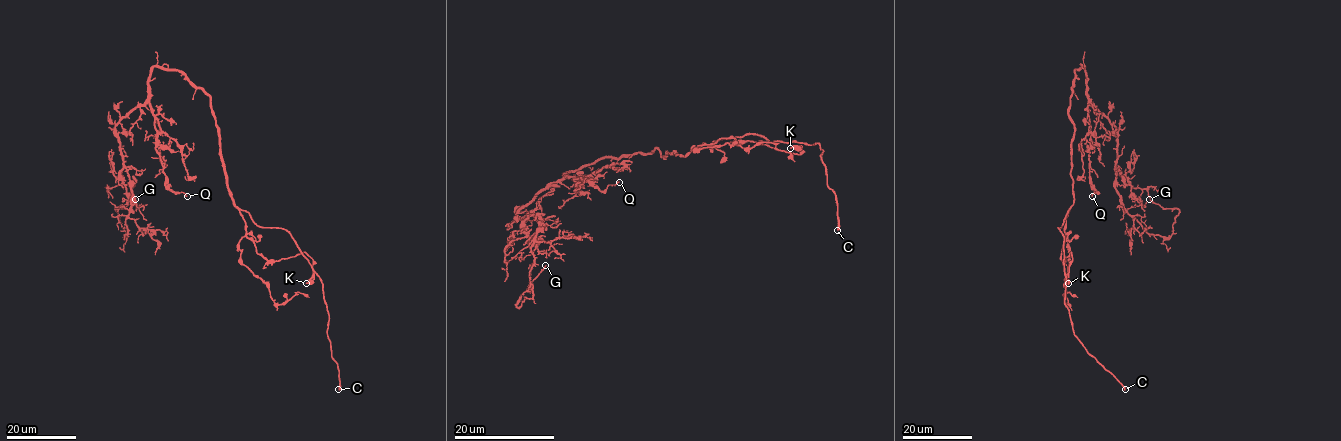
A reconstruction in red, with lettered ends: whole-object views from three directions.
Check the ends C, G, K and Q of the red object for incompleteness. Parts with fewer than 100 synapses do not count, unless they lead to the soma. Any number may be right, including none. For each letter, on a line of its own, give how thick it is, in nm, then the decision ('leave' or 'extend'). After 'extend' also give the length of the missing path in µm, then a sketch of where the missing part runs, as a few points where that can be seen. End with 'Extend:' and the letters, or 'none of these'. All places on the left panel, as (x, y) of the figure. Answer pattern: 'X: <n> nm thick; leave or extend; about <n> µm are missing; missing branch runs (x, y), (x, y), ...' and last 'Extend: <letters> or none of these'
C: 320 nm thick; extend; about 4 µm are missing
G: 90 nm thick; leave
K: 320 nm thick; leave
Q: 110 nm thick; leave
Extend: C

